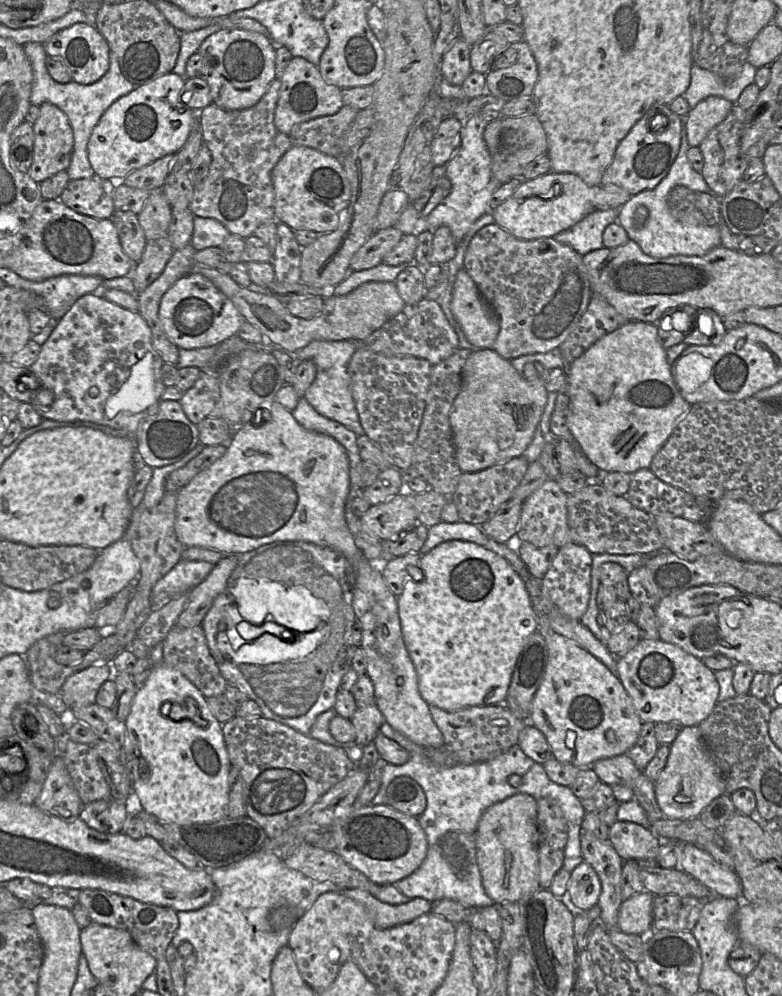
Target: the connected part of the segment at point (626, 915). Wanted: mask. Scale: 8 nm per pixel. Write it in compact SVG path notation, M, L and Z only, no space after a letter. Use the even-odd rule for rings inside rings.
M644 890L623 901L617 929L627 934L648 935L652 931L652 906L655 895Z

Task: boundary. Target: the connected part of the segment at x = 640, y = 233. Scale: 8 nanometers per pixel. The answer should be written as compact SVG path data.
M683 124L680 148L668 173L653 189L644 190L638 194L630 196L630 198L618 209L617 222L627 231L629 239L636 242L645 254L652 257L666 258L675 255L703 256L713 248L721 245L719 226L690 225L682 223L672 216L667 204L667 196L669 192L677 185L683 185L695 192L712 192L701 173L695 171L690 164L687 158L687 150L689 147L690 145L688 144Z

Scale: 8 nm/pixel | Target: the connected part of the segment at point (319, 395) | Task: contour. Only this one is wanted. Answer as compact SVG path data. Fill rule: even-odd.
M316 340L292 354L298 361L311 360L316 366L316 377L304 394L307 401L318 413L343 424L357 436L365 434L365 431L352 396L348 364L360 346L360 342L353 340Z

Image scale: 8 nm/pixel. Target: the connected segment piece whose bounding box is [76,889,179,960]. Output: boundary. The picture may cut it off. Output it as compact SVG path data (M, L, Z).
M101 889L80 890L76 902L85 907L91 922L127 931L134 942L156 960L165 957L166 949L179 925L177 912L170 907L141 902Z

